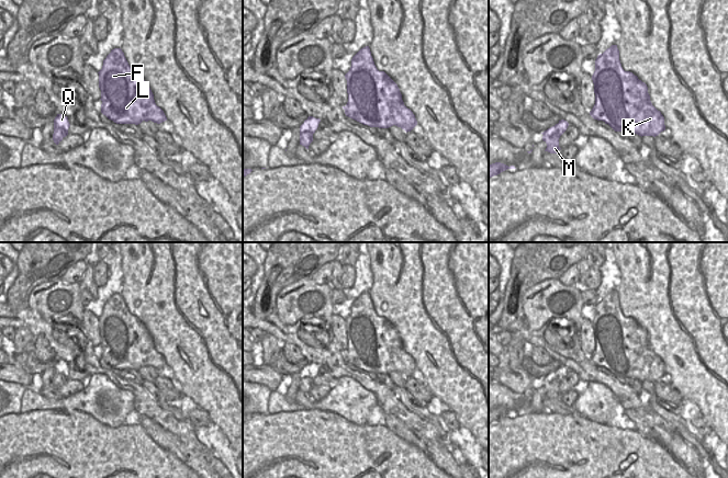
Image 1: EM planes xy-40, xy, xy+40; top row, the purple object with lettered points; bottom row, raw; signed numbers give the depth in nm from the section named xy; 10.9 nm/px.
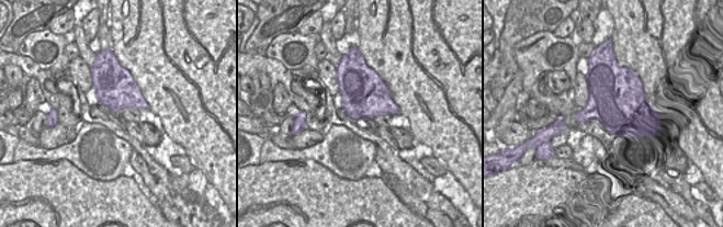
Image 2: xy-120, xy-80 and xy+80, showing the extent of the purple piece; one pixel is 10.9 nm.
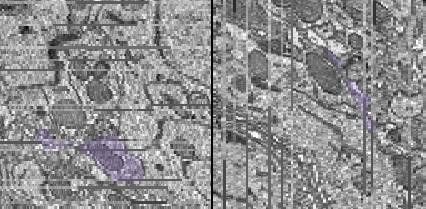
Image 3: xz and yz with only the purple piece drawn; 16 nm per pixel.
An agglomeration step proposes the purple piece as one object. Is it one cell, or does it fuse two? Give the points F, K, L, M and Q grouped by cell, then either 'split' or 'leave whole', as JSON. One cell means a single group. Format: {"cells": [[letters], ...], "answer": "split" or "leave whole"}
{"cells": [["F", "K", "L"], ["M", "Q"]], "answer": "split"}

